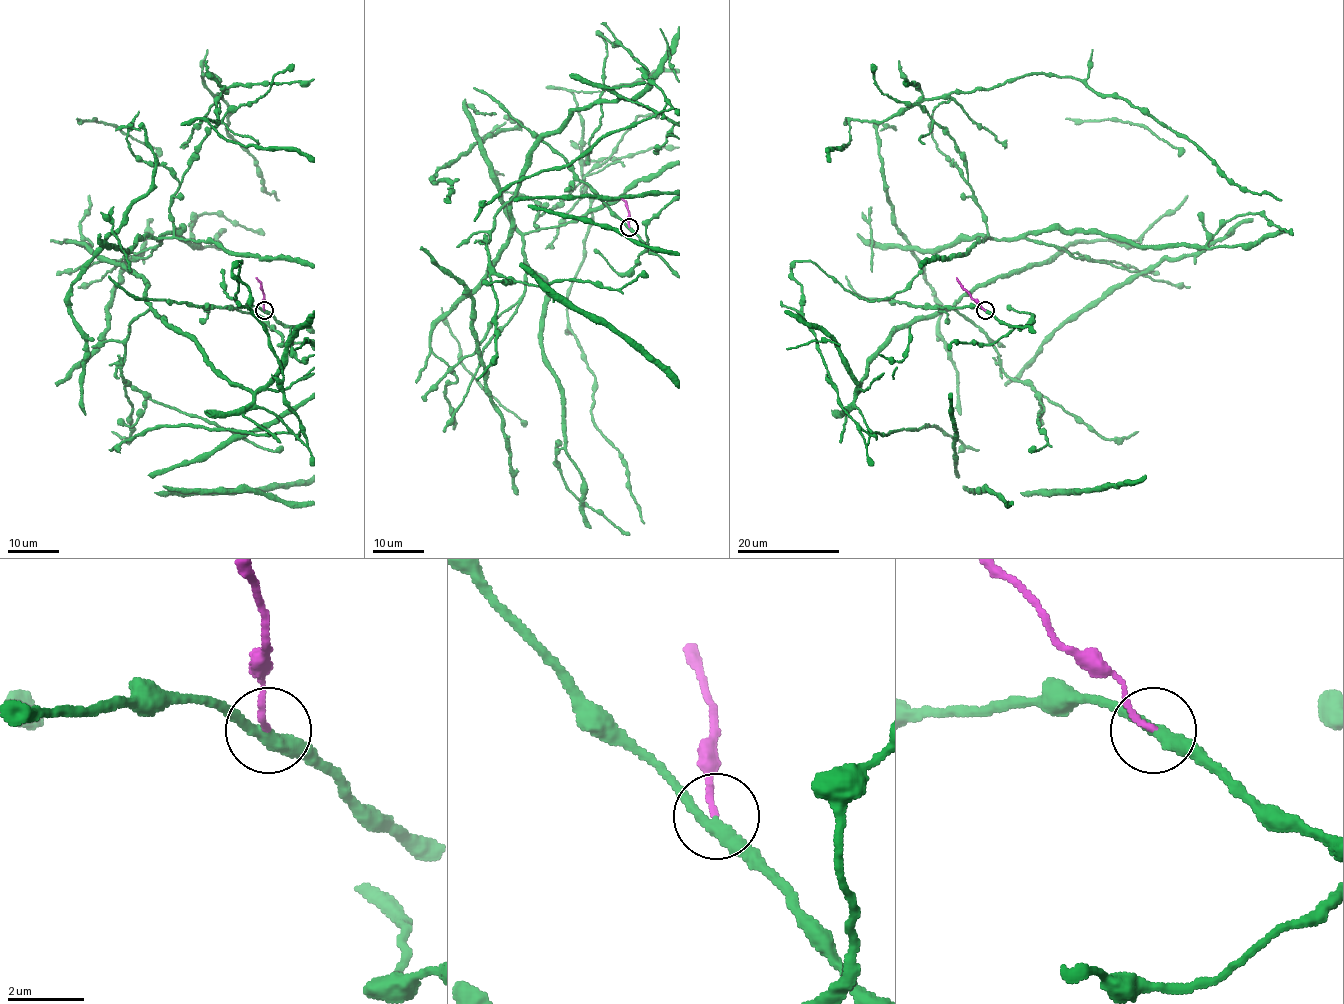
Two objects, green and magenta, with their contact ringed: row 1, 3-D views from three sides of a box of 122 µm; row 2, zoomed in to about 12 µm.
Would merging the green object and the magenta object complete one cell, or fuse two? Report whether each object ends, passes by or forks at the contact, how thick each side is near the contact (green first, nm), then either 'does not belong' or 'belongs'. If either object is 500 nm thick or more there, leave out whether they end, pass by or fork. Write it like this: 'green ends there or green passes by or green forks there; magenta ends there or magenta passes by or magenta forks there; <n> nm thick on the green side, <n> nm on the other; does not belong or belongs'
green passes by; magenta ends there; 320 nm thick on the green side, 160 nm on the other; does not belong

